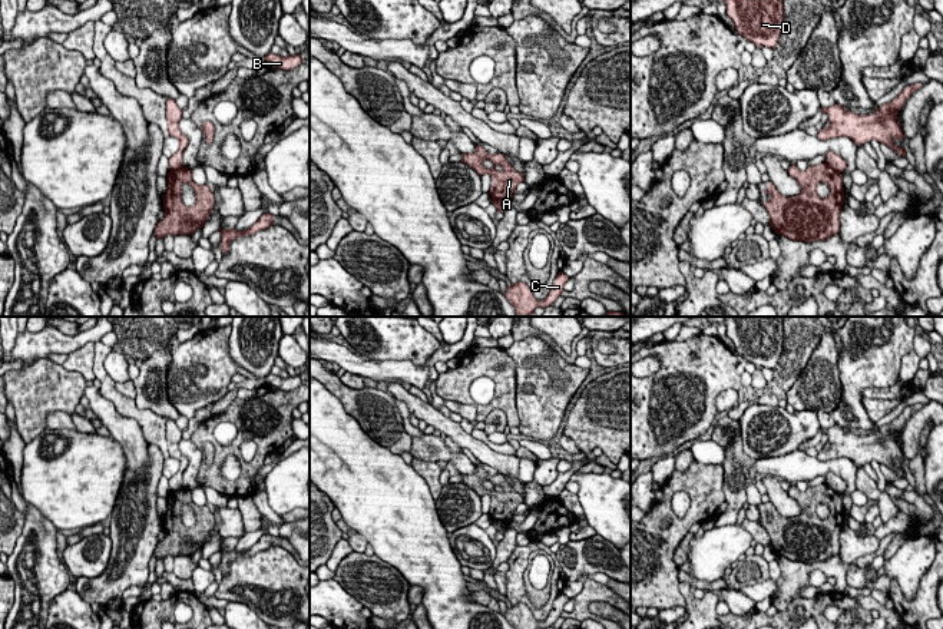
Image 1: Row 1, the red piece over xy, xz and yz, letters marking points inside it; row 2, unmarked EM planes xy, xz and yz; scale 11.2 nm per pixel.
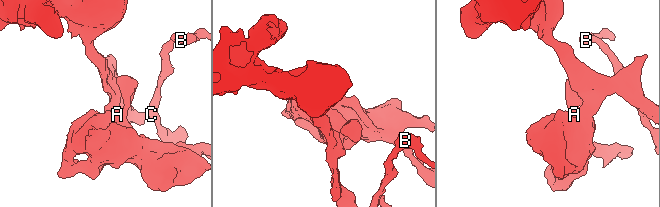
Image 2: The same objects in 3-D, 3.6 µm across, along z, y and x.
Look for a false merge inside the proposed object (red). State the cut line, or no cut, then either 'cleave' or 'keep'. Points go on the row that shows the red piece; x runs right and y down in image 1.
cut in xz along (492, 195), (508, 205); cleave

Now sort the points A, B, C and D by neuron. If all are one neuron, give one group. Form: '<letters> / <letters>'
A / B C D

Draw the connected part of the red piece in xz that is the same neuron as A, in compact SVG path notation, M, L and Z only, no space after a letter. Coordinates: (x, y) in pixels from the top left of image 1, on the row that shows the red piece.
M476 145L474 153L461 153L461 156L461 162L480 176L484 173L492 176L493 183L489 193L507 205L513 198L516 186L525 182L523 173L514 171L502 153L490 155L483 146Z

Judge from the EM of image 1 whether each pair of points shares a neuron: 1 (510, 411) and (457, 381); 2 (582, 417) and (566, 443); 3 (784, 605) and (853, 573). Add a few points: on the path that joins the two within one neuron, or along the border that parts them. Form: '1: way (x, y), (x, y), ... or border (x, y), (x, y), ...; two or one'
1: way (505, 393), (505, 384), (490, 370), (476, 370); one
2: border (563, 434), (582, 452); two
3: border (849, 565), (846, 583); two

